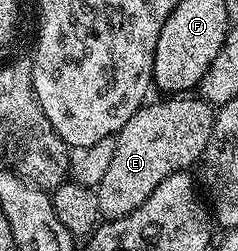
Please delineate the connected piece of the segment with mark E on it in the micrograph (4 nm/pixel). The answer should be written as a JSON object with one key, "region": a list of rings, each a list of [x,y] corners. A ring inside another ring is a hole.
{"region":[[[175,95],[159,100],[163,101],[152,100],[141,106],[133,119],[115,134],[113,159],[97,186],[100,218],[116,221],[137,211],[169,175],[190,170],[190,165],[194,161],[196,164],[206,151],[216,110],[198,95]]]}

